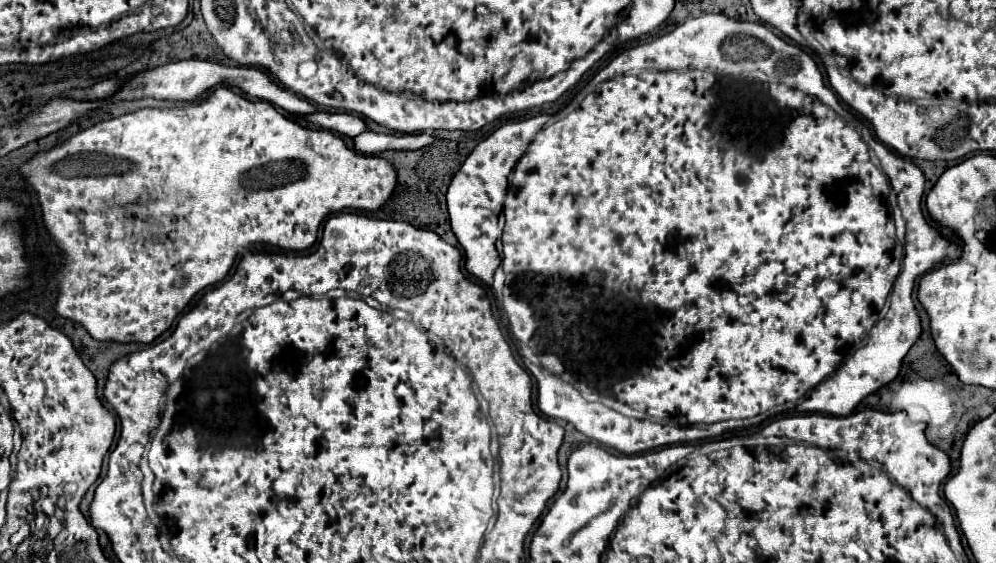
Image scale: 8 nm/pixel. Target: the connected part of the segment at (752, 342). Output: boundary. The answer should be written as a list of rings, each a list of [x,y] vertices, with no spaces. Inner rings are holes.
[[[709,13],[709,15],[701,15],[697,19],[687,19],[675,31],[671,31],[669,35],[655,38],[655,41],[651,41],[651,43],[622,51],[609,65],[596,72],[573,101],[579,103],[579,107],[575,110],[571,110],[572,108],[568,104],[566,110],[562,109],[555,114],[548,115],[549,117],[547,114],[540,114],[517,121],[517,123],[507,123],[507,125],[499,127],[493,135],[489,135],[485,141],[481,141],[471,151],[471,155],[465,159],[465,163],[455,173],[455,177],[451,179],[449,189],[447,189],[447,207],[453,233],[457,235],[459,243],[465,251],[467,271],[487,285],[492,283],[492,289],[498,302],[501,302],[505,285],[513,293],[511,295],[509,289],[505,289],[503,307],[508,315],[508,327],[514,343],[521,341],[521,343],[529,345],[531,351],[535,355],[539,355],[539,359],[547,357],[547,361],[549,361],[545,367],[546,371],[535,365],[529,365],[531,375],[537,379],[539,409],[547,417],[573,423],[575,429],[581,431],[583,435],[587,435],[589,439],[599,441],[601,445],[611,447],[619,453],[643,453],[643,455],[615,455],[615,465],[613,465],[615,467],[613,469],[615,471],[615,493],[617,493],[615,501],[619,501],[619,505],[627,505],[627,501],[635,501],[635,497],[639,497],[639,493],[643,493],[643,489],[647,489],[647,485],[651,485],[655,479],[659,479],[671,467],[671,465],[667,465],[667,461],[659,461],[659,453],[663,453],[663,449],[659,449],[659,451],[651,451],[651,449],[723,435],[725,431],[731,429],[731,423],[733,423],[733,421],[725,421],[725,419],[747,419],[747,417],[765,413],[765,411],[773,409],[775,405],[783,405],[787,401],[797,401],[807,391],[811,391],[819,381],[821,383],[809,393],[807,399],[803,399],[797,405],[797,409],[801,413],[849,415],[859,405],[861,399],[865,399],[867,395],[885,387],[889,381],[893,381],[897,377],[903,357],[907,355],[911,345],[921,335],[919,315],[915,311],[915,303],[911,297],[915,279],[919,275],[927,273],[929,269],[933,269],[937,263],[949,263],[953,245],[947,239],[943,239],[937,233],[937,229],[933,229],[923,217],[921,193],[925,189],[925,177],[923,177],[921,169],[915,167],[911,161],[893,153],[883,143],[879,143],[875,136],[871,137],[867,131],[865,131],[867,137],[863,137],[862,129],[868,129],[868,127],[851,113],[848,113],[847,119],[847,109],[835,97],[835,93],[823,85],[821,71],[815,65],[815,61],[808,51],[783,41],[783,38],[777,37],[765,25],[751,23],[751,21],[735,21],[721,13]],[[513,167],[515,167],[513,181],[511,181],[511,187],[507,193],[507,175],[511,173]],[[892,189],[895,189],[895,193],[897,193],[897,203],[899,203],[905,223],[907,223],[905,259],[903,259],[903,245],[899,243],[899,239],[895,235],[893,213],[889,211],[889,203],[887,203],[887,197]],[[503,203],[505,203],[505,217],[507,217],[505,229],[501,225]],[[890,293],[889,311],[875,325],[877,313],[883,309]],[[519,299],[523,299],[531,305],[535,317],[531,315],[531,311],[529,311],[529,315],[523,313],[523,311],[527,311],[527,307],[523,303],[519,303]],[[867,333],[869,333],[867,345],[843,361],[843,357],[847,357],[853,351],[853,347],[857,347],[865,339]],[[657,365],[683,365],[681,377],[657,377]]]

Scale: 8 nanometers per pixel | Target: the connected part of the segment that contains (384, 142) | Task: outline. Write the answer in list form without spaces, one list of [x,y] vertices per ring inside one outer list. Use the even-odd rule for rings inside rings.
[[[363,131],[353,139],[355,151],[363,153],[363,155],[377,155],[383,151],[413,151],[413,149],[421,149],[429,143],[433,143],[435,137],[431,135],[387,135],[387,133],[373,133],[373,131]]]

